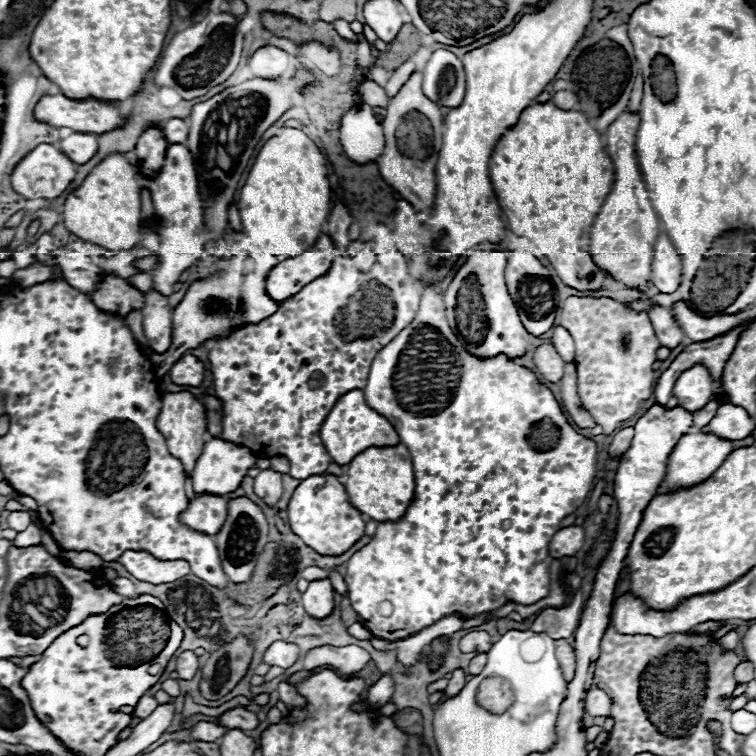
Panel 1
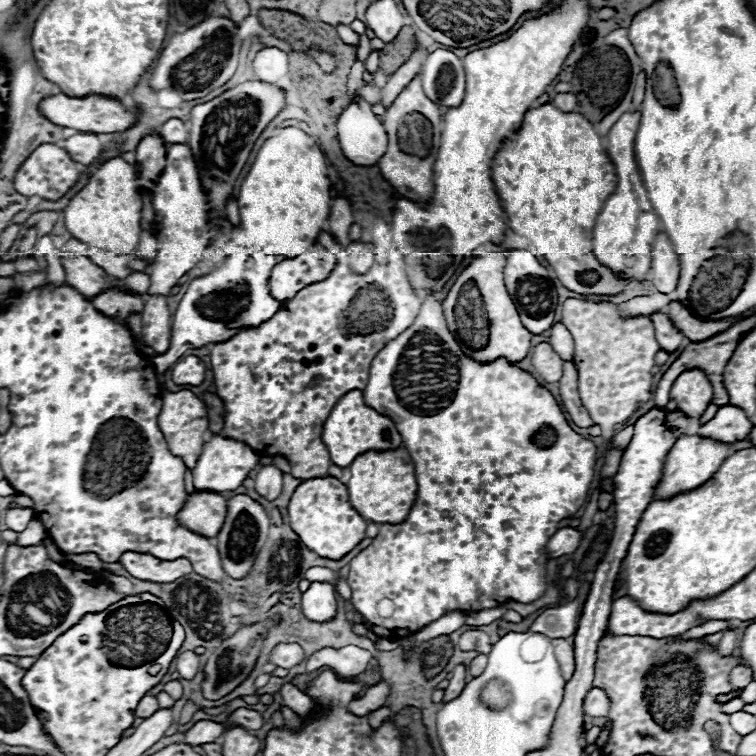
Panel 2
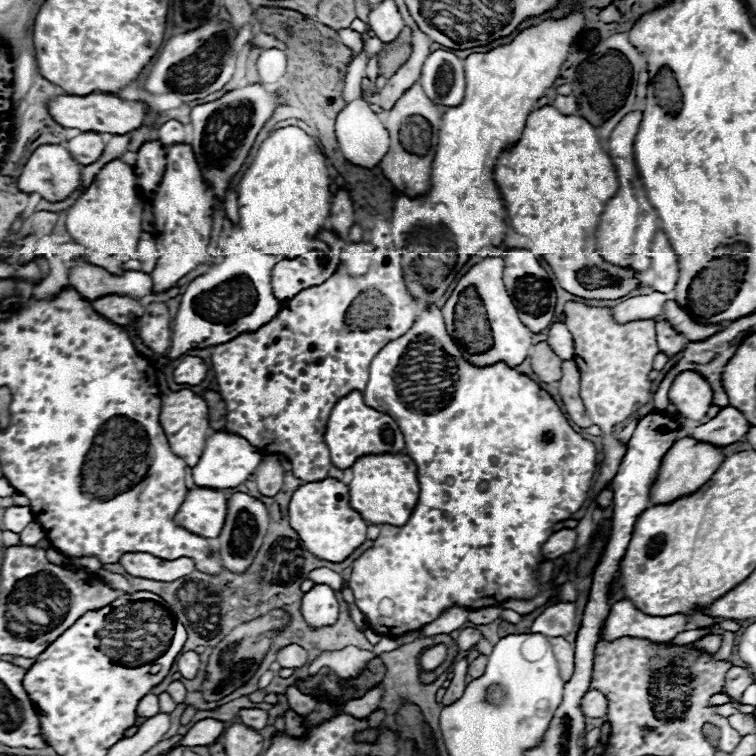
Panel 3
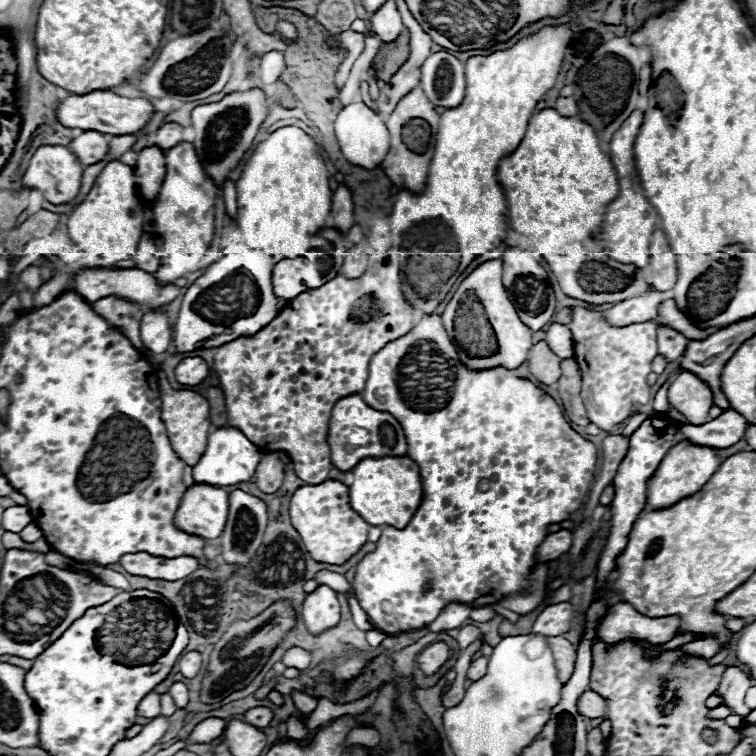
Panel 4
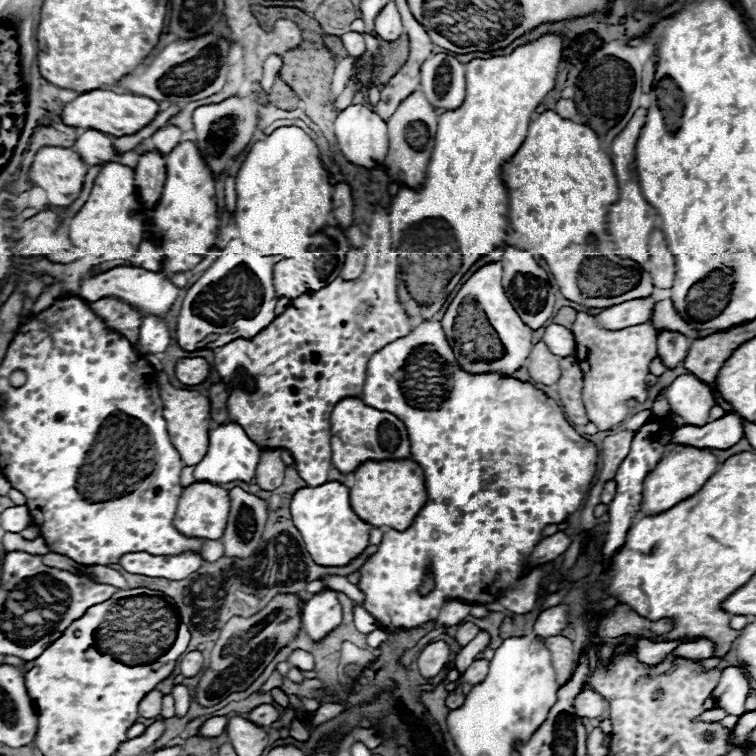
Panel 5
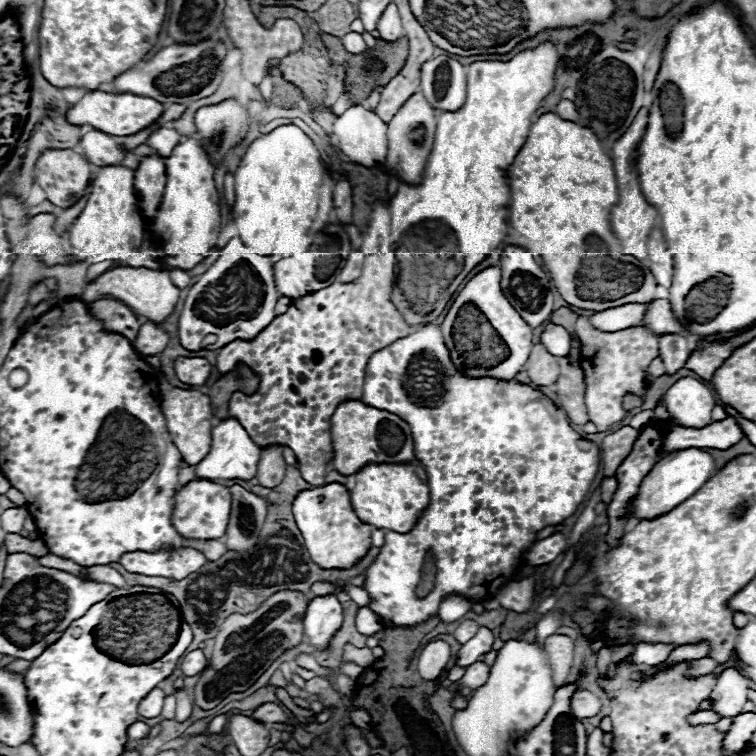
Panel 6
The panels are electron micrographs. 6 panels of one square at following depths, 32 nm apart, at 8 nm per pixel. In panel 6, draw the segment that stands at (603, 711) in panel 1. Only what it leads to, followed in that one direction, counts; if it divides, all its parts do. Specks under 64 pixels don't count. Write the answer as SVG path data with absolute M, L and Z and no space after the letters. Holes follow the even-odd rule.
M576 690L572 694L572 700L570 700L570 708L572 708L572 714L576 718L590 718L590 716L596 716L602 708L602 702L598 696L594 696L592 692L588 690Z

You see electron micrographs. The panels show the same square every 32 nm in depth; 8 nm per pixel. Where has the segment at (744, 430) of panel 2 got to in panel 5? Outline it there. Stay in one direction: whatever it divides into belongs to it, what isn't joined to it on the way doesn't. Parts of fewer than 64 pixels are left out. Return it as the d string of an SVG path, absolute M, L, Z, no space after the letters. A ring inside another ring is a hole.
M726 414L706 426L680 426L672 432L672 446L696 446L726 450L744 438L742 418L738 414Z

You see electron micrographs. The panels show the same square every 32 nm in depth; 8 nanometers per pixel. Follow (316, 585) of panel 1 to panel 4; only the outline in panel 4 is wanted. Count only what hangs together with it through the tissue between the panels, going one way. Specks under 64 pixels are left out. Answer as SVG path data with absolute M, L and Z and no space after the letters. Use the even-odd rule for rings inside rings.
M328 586L314 590L302 604L302 620L312 634L334 628L340 622L340 604L336 592Z

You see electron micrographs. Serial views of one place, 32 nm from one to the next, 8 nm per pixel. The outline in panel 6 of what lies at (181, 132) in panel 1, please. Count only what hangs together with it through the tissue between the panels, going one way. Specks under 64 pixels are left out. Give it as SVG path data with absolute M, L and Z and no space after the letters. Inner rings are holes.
M156 128L146 140L160 158L168 158L172 150L180 144L180 134L174 128Z

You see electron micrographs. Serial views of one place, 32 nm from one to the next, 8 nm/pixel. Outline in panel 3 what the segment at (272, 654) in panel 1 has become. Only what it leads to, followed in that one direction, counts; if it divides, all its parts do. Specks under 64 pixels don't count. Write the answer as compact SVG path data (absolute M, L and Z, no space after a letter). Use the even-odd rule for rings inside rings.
M296 644L292 646L286 646L284 650L280 650L278 654L278 660L276 660L282 668L302 668L310 662L308 658L308 652Z

